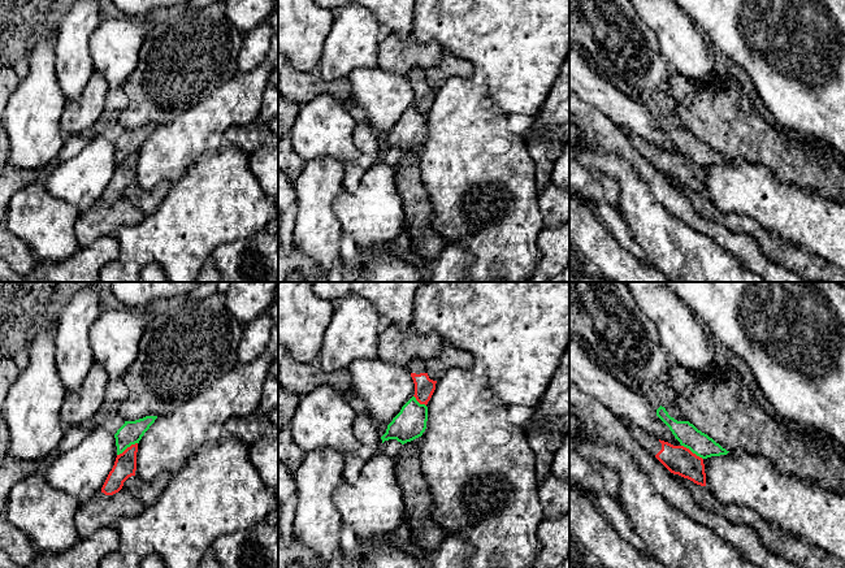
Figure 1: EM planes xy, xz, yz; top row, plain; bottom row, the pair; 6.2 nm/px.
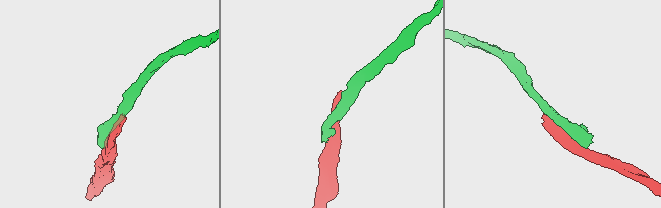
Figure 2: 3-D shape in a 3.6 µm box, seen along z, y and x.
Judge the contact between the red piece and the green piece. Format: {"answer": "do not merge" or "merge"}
{"answer": "do not merge"}

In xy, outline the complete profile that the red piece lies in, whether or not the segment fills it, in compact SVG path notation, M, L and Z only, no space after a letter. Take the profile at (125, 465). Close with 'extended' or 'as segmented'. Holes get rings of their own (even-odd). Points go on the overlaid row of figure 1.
M138 443L131 445L122 454L117 455L114 465L101 487L101 493L105 495L113 495L122 489L124 482L129 477L135 476L136 452Z; as segmented

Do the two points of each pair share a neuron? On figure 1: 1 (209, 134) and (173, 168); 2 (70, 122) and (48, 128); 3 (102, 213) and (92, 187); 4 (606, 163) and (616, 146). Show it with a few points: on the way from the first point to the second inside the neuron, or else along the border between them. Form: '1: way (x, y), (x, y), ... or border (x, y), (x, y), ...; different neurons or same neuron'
1: way (200, 141), (182, 159); same neuron
2: border (66, 103), (60, 118), (60, 130), (65, 137); different neurons
3: border (100, 198), (81, 212); different neurons
4: border (596, 143), (625, 160), (637, 172); different neurons

